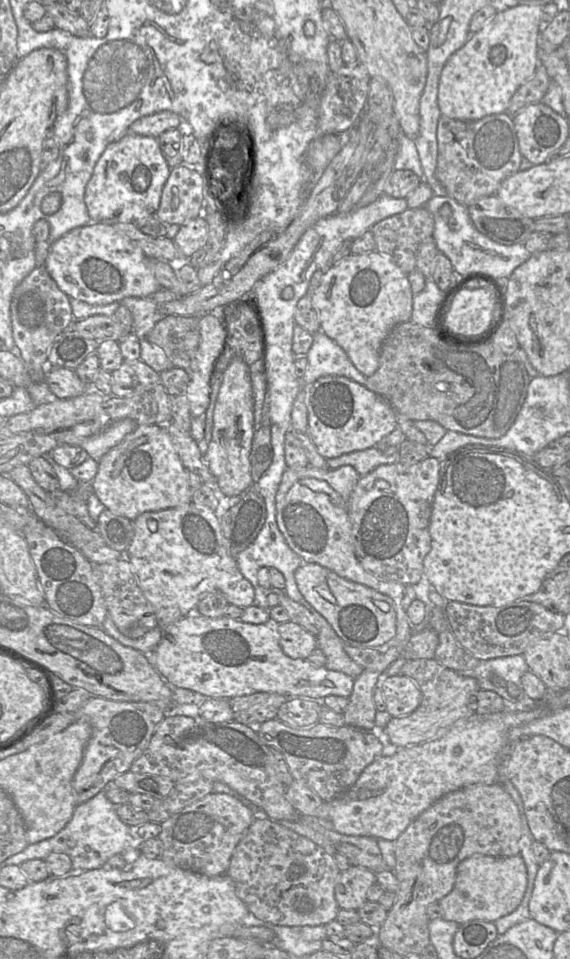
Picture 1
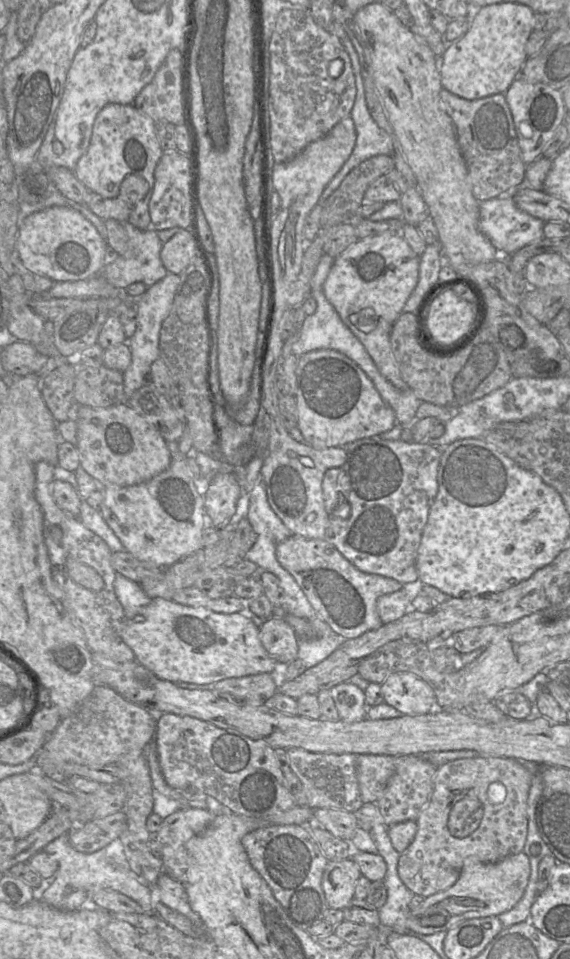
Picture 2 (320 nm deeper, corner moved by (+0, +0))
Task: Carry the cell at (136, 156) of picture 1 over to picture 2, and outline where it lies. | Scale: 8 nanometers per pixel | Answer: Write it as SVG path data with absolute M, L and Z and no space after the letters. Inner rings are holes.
M107 104L97 115L94 121L89 147L85 154L78 160L73 172L90 192L94 192L104 198L116 198L119 194L122 181L128 175L143 177L148 182L148 192L133 208L128 222L138 229L145 230L151 228L149 201L154 188L154 171L162 154L163 150L156 132L156 122L135 108L133 104Z

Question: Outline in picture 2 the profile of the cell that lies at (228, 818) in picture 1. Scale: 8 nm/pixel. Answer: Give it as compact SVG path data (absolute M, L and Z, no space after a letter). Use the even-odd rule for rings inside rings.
M183 808L164 818L159 830L152 835L160 844L163 873L187 883L188 854L186 843L203 833L217 813L208 808Z

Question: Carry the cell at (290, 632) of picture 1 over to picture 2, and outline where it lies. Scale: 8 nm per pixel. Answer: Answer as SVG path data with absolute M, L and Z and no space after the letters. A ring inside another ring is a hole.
M270 617L259 627L263 647L282 667L297 658L298 636L284 618Z

